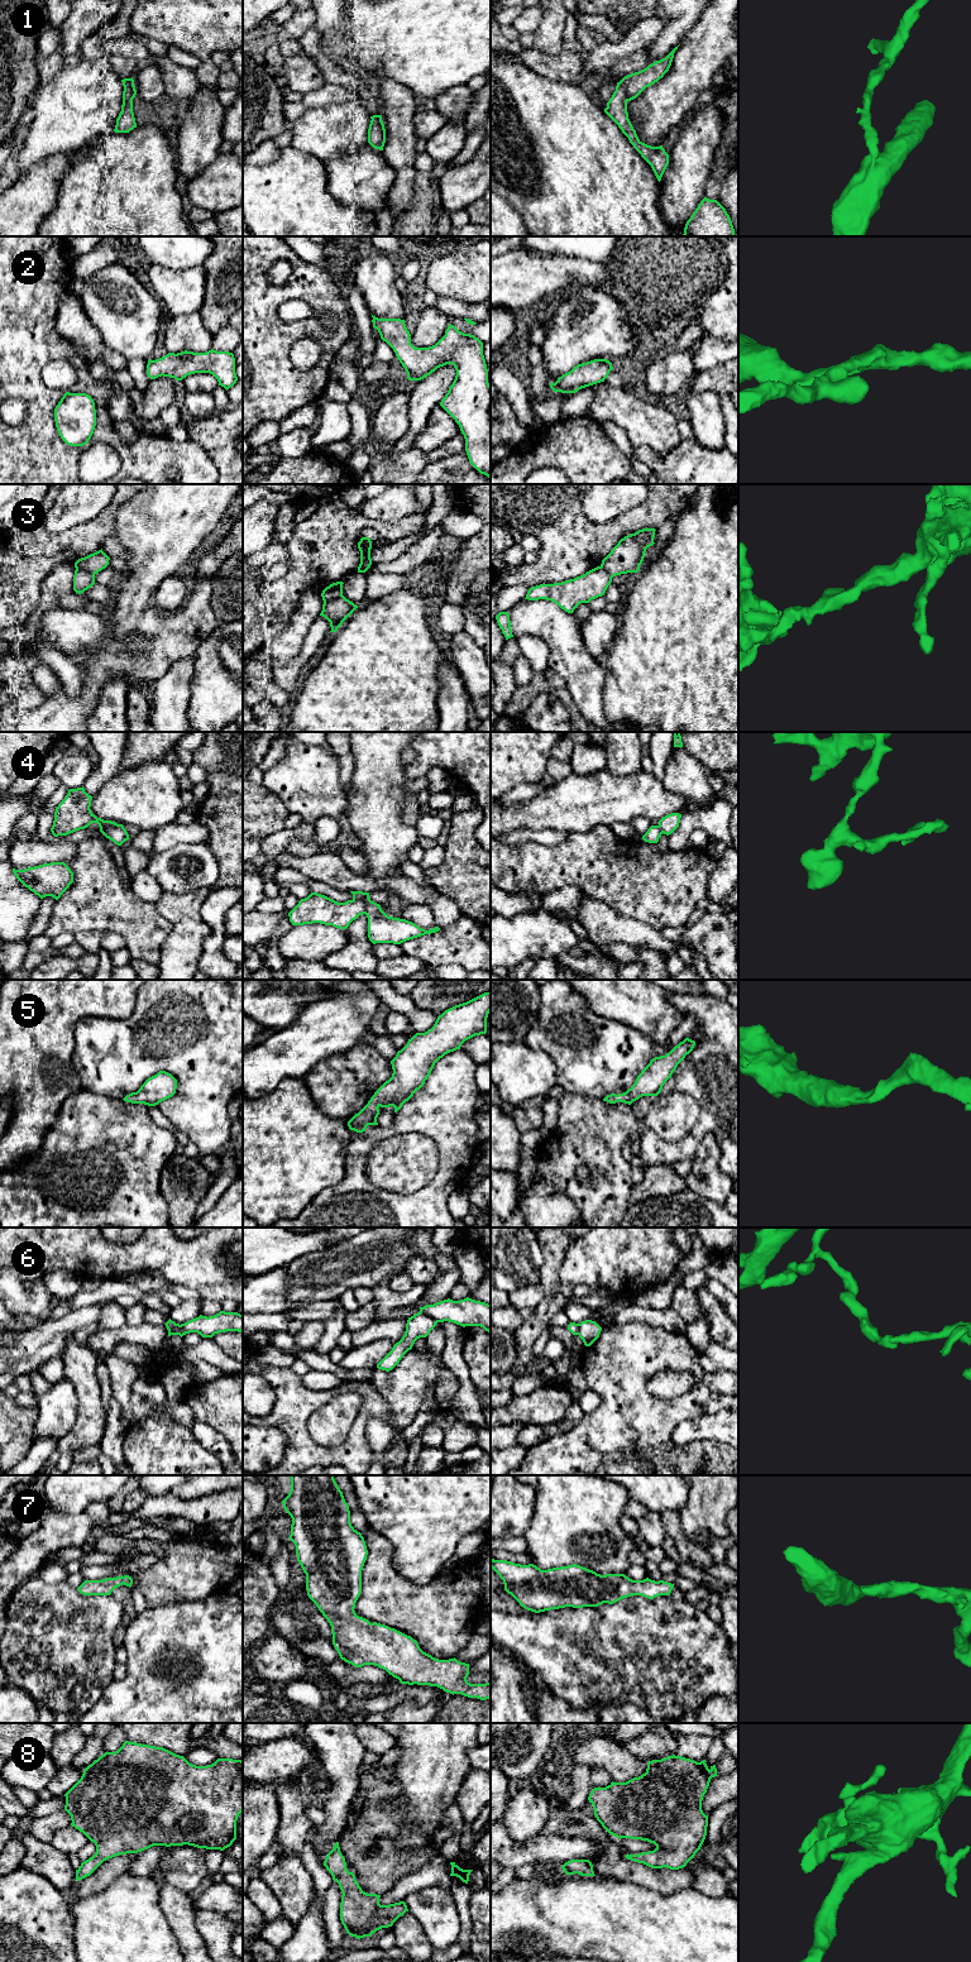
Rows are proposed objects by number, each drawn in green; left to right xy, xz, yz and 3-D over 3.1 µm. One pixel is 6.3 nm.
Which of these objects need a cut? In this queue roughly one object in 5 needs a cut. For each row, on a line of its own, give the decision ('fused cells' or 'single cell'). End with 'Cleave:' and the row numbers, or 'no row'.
1: fused cells
2: single cell
3: fused cells
4: fused cells
5: single cell
6: fused cells
7: single cell
8: single cell
Cleave: 1, 3, 4, 6

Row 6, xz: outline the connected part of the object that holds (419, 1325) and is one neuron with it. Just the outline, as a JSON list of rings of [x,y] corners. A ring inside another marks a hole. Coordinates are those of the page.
[[[417,1312],[413,1316],[408,1317],[405,1335],[377,1364],[377,1368],[386,1372],[392,1370],[400,1363],[403,1355],[412,1349],[415,1341],[420,1337],[426,1337],[436,1326],[436,1324],[436,1320],[421,1312]]]

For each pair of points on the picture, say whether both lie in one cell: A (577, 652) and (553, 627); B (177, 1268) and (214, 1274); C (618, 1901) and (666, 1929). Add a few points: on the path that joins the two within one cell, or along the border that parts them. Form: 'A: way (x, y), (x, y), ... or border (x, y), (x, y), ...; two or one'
A: way (570, 646), (559, 633); one
B: way (186, 1268), (196, 1268), (205, 1274); one
C: way (630, 1913), (646, 1929), (655, 1929); one

